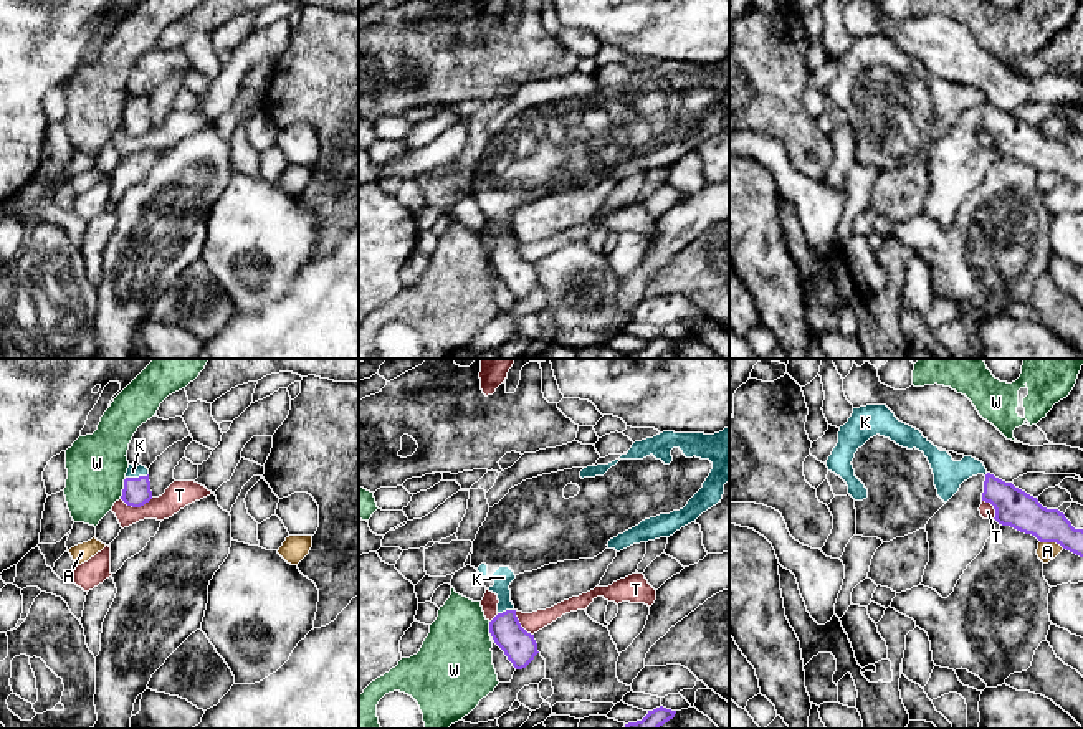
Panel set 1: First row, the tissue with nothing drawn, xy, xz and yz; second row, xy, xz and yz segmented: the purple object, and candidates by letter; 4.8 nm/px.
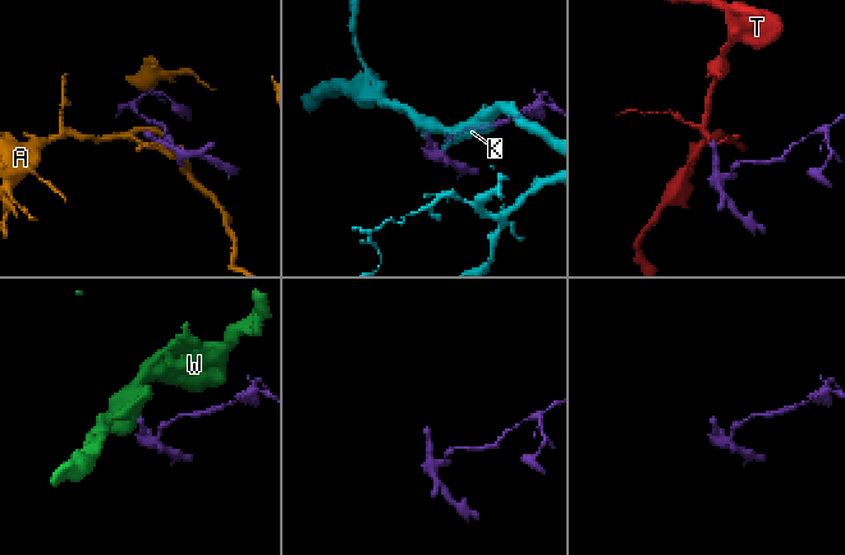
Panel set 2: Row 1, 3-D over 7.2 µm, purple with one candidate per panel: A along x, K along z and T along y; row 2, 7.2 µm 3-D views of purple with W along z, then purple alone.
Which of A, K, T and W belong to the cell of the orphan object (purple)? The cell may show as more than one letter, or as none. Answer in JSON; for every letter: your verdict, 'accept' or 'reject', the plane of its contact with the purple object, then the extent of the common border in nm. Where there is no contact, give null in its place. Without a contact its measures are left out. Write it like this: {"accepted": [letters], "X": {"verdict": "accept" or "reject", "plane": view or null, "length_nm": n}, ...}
{"accepted": ["K"], "A": {"verdict": "reject", "plane": "yz", "length_nm": 120}, "K": {"verdict": "accept", "plane": "xy", "length_nm": 110}, "T": {"verdict": "reject", "plane": "xy", "length_nm": 160}, "W": {"verdict": "reject", "plane": "xy", "length_nm": 110}}

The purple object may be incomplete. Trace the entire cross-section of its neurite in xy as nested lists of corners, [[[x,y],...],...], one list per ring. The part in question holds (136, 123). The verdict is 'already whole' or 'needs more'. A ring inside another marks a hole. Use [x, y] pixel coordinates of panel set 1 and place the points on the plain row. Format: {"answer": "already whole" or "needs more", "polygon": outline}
{"answer": "needs more", "polygon": [[[129,94],[121,129],[132,137],[141,137],[152,129],[149,99]]]}

